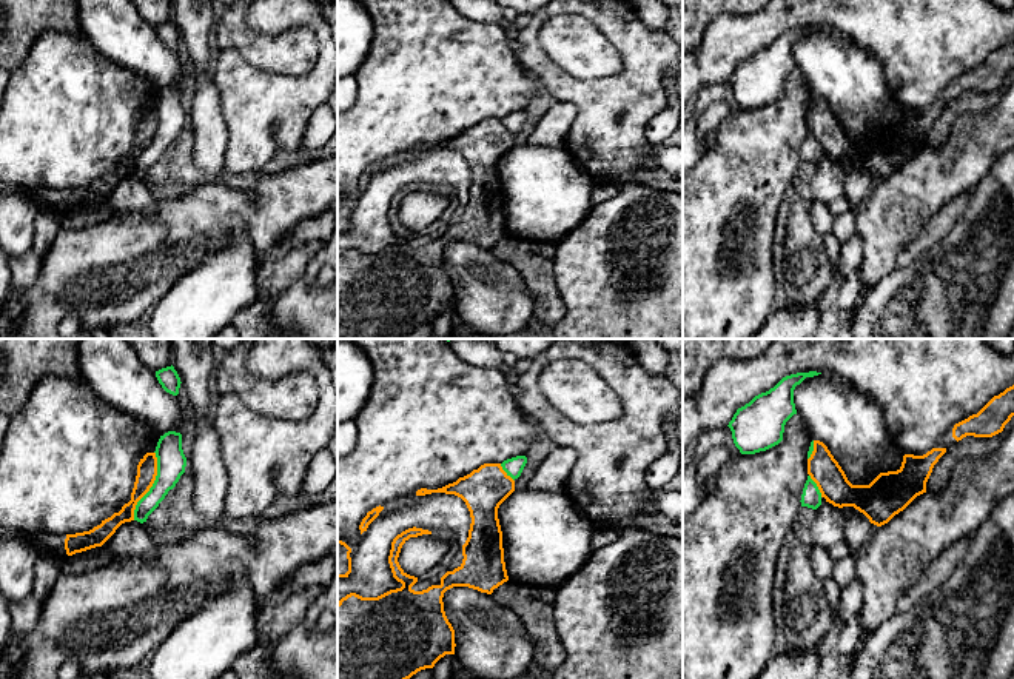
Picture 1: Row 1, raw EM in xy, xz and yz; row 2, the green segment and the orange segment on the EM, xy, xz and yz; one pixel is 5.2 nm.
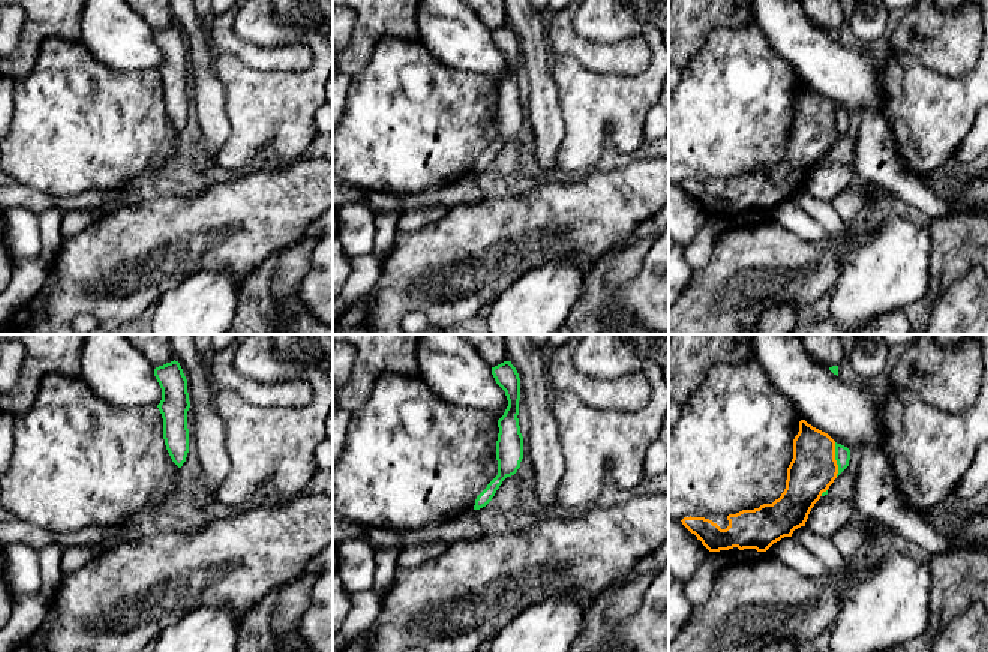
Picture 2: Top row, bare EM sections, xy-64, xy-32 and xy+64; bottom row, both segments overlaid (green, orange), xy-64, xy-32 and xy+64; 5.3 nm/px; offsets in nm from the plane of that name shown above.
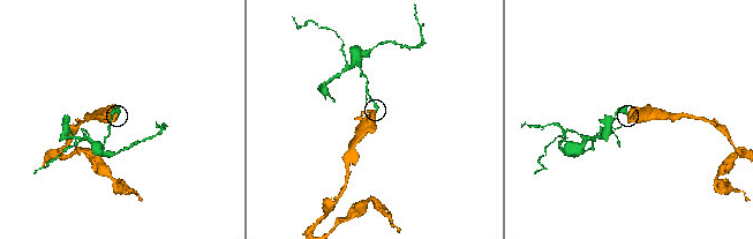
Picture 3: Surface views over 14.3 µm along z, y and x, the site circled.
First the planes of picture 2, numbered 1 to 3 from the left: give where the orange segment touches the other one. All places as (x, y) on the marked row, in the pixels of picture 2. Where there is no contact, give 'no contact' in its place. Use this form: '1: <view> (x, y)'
1: no contact
2: no contact
3: xy+64 (835, 459)

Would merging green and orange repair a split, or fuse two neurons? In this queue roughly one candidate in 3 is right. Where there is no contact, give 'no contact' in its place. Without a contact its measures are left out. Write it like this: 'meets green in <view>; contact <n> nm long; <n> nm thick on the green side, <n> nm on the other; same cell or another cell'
meets green in xy; contact 380 nm long; 150 nm thick on the green side, 110 nm on the other; another cell

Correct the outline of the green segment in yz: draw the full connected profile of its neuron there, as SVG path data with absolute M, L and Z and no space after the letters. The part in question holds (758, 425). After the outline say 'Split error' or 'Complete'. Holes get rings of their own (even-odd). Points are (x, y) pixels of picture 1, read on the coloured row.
M809 371L786 376L774 388L737 410L727 426L741 454L766 451L783 440L786 422L797 414L795 386L818 374L821 373Z. Complete

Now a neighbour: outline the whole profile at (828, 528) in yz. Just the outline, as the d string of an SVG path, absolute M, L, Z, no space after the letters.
M821 502L815 511L815 519L811 522L814 544L829 548L844 542L844 522L841 508Z

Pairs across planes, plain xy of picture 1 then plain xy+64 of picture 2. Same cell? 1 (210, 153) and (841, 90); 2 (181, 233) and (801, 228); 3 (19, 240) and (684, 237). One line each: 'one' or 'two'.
1: two
2: two
3: one

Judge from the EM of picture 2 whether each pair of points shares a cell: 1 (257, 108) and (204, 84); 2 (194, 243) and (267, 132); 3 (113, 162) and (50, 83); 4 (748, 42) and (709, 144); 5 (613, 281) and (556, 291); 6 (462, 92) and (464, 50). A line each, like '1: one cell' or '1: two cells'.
1: two cells
2: two cells
3: one cell
4: one cell
5: two cells
6: two cells

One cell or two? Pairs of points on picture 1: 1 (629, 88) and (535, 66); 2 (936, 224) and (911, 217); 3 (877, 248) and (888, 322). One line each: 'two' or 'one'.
1: one
2: two
3: two

